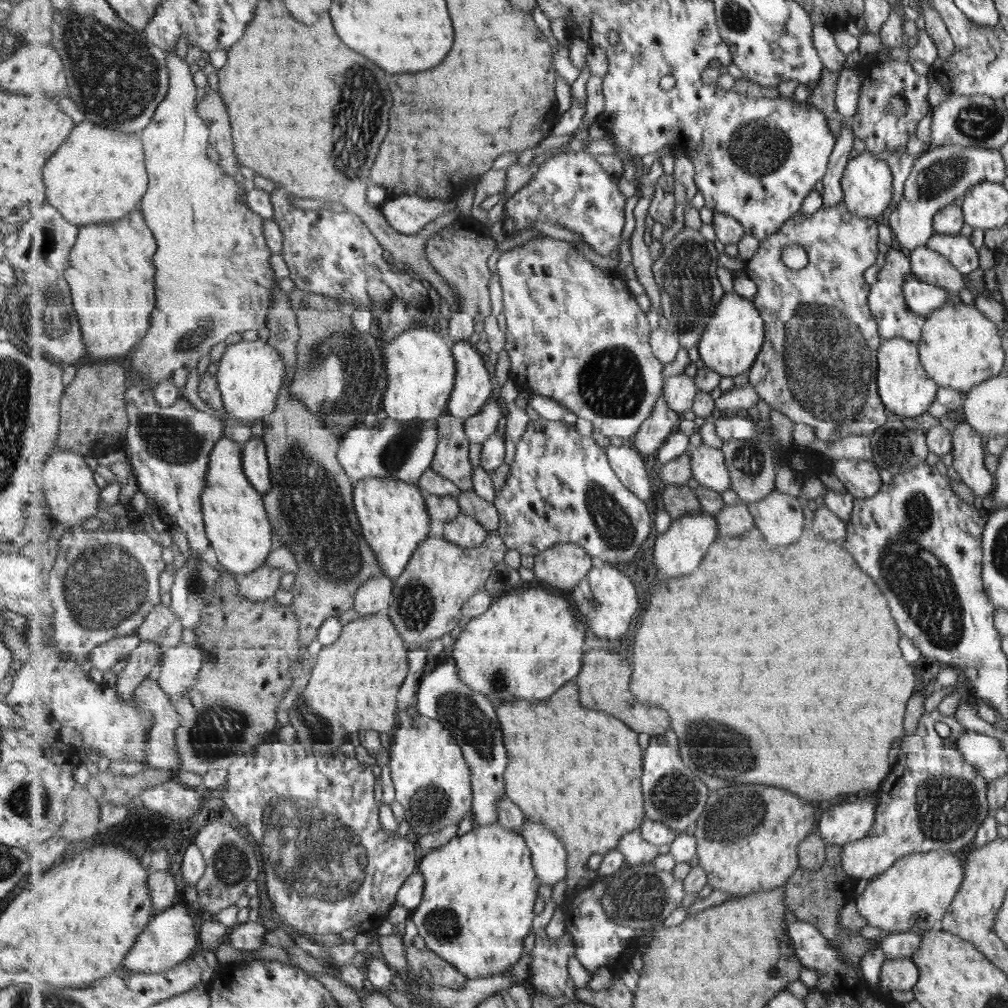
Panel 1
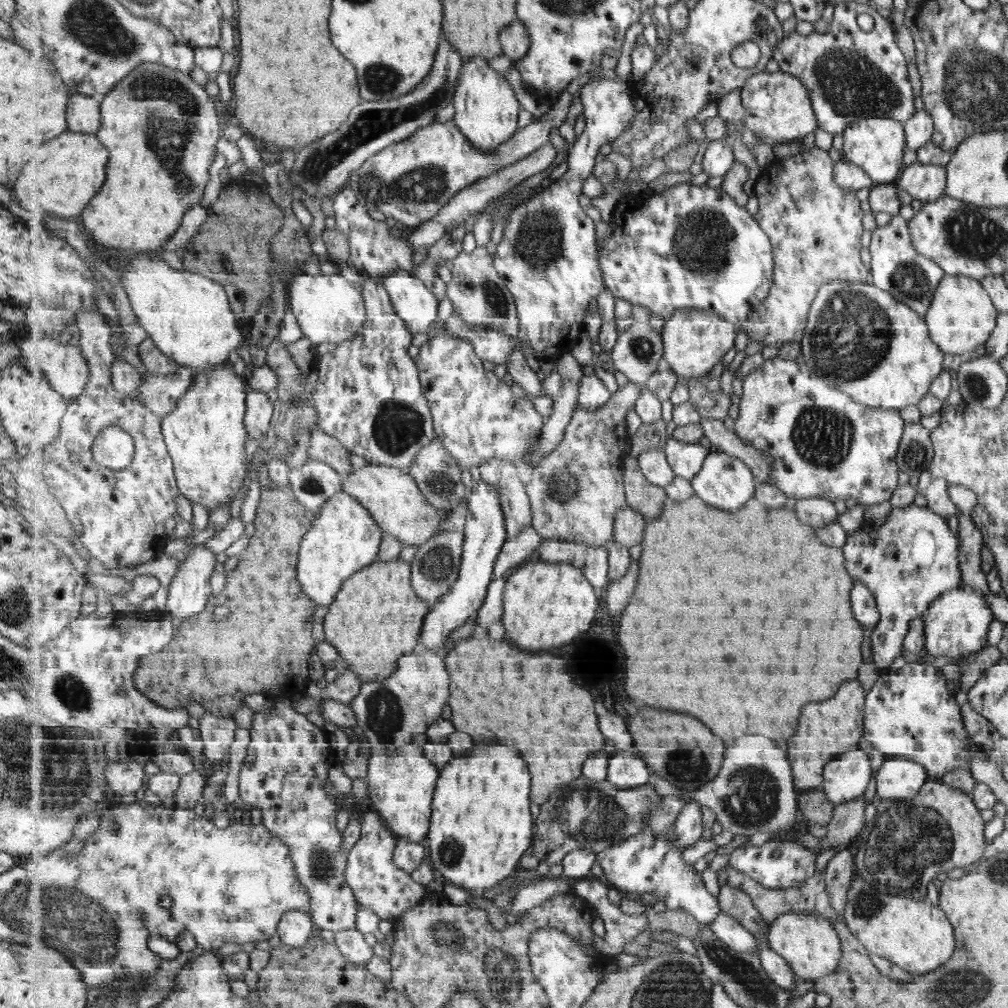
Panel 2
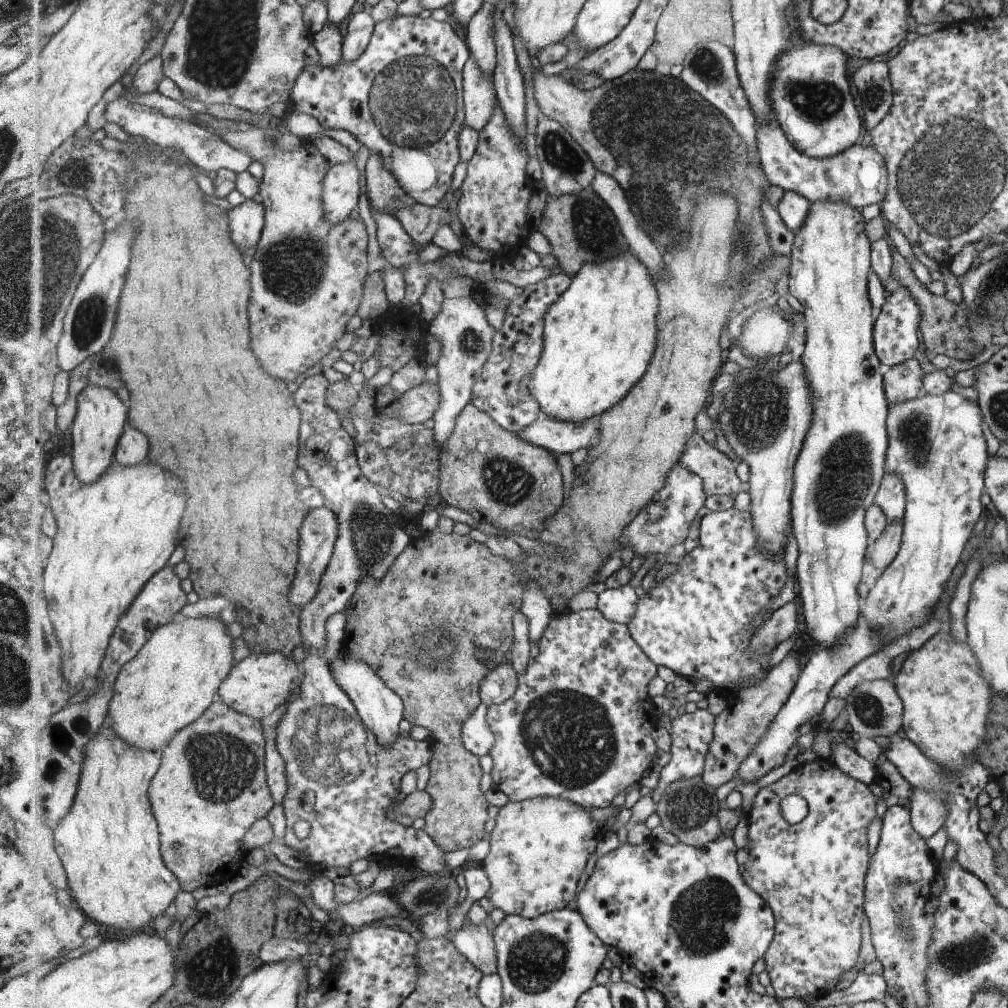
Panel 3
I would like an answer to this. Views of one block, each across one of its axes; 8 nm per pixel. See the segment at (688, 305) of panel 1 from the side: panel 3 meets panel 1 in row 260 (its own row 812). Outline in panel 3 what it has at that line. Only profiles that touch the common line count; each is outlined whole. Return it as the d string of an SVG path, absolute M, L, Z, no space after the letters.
M702 776L693 778L693 780L683 780L682 788L679 784L671 784L667 792L663 792L659 804L657 804L656 814L663 820L662 827L668 832L676 835L680 843L703 847L713 843L717 838L721 838L721 826L717 821L717 812L721 809L719 800L715 796L715 789L709 784L705 784Z

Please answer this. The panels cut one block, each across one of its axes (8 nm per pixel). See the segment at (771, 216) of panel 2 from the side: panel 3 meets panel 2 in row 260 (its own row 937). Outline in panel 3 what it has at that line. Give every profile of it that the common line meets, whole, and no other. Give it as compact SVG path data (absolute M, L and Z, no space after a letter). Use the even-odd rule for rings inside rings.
M816 758L812 762L807 762L807 764L797 764L789 774L761 788L754 798L747 819L749 844L738 850L738 862L744 880L770 905L775 916L777 935L764 960L766 962L766 972L770 976L776 998L780 1002L787 998L802 1000L807 996L821 997L828 992L826 988L831 980L835 980L835 978L841 976L847 970L851 970L857 964L857 957L861 952L861 942L863 942L863 920L868 918L866 916L866 878L867 870L869 870L869 828L867 826L873 822L873 818L879 816L879 800L875 800L874 791L875 788L848 776L837 764L834 764L831 758ZM793 794L803 796L809 802L810 807L809 816L803 822L795 825L791 825L785 820L781 808L782 797Z

